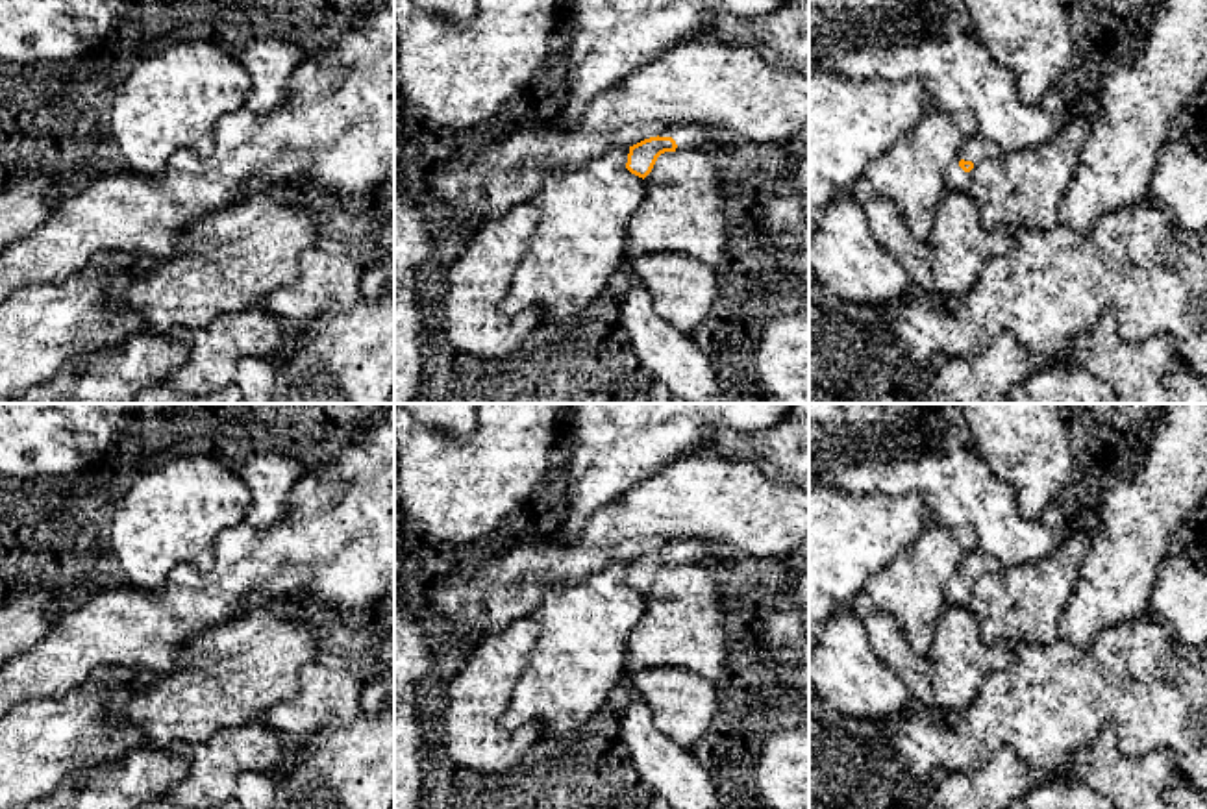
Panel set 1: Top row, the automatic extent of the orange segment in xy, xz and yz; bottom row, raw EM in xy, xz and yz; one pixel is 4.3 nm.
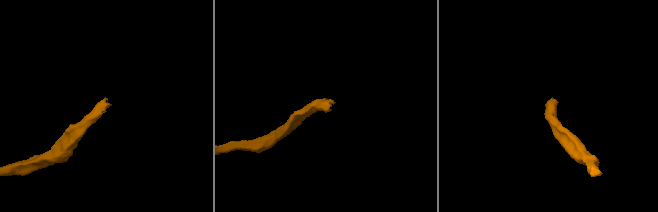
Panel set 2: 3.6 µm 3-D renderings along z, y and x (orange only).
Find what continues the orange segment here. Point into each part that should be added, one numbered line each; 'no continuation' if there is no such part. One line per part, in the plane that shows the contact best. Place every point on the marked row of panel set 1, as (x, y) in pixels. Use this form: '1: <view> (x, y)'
1: yz (978, 149)

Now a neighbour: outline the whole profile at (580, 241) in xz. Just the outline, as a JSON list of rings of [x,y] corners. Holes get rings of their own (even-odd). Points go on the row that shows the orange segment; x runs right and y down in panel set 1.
[[[609,148],[602,157],[579,170],[546,174],[539,193],[529,200],[541,213],[541,220],[531,235],[529,252],[511,278],[511,289],[500,311],[520,315],[537,309],[541,322],[578,322],[585,309],[594,304],[609,285],[609,278],[620,272],[628,255],[628,224],[644,200],[644,180],[626,168],[629,148]]]

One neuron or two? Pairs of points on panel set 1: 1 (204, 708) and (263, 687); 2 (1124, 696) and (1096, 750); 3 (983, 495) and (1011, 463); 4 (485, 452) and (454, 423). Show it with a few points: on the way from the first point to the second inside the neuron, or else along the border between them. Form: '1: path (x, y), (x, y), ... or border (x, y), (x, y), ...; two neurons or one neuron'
1: path (219, 693), (228, 687), (248, 687); one neuron
2: border (1107, 724), (1126, 756), (1143, 752); two neurons
3: border (976, 450), (989, 469), (1013, 487), (1022, 515); two neurons
4: border (478, 423), (463, 439), (448, 439), (426, 424); two neurons

